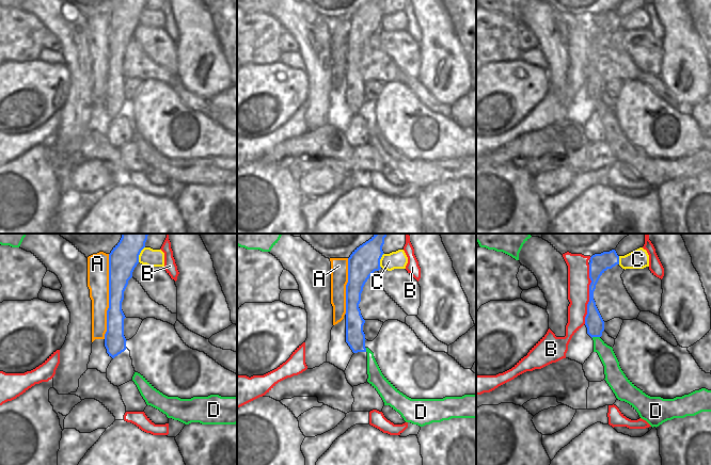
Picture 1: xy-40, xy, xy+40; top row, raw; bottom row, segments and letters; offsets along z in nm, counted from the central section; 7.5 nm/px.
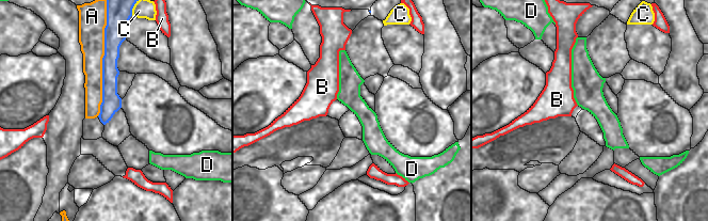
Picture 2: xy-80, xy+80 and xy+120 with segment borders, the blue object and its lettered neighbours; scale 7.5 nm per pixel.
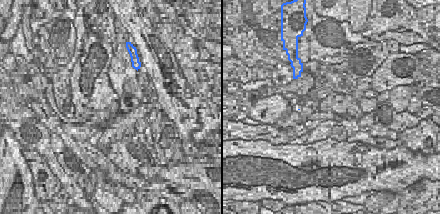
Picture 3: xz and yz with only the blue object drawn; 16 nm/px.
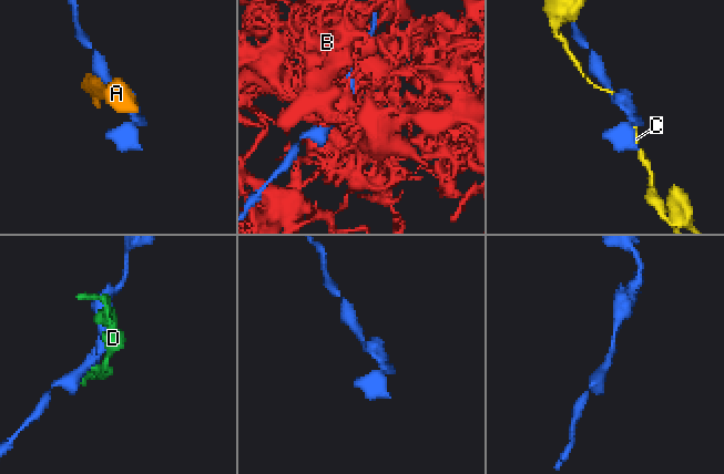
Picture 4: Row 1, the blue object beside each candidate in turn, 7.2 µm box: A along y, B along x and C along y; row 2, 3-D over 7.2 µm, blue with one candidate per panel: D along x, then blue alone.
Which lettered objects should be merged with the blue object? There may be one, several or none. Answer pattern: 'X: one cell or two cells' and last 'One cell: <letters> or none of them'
A: two cells
B: two cells
C: two cells
D: two cells
One cell: none of them

